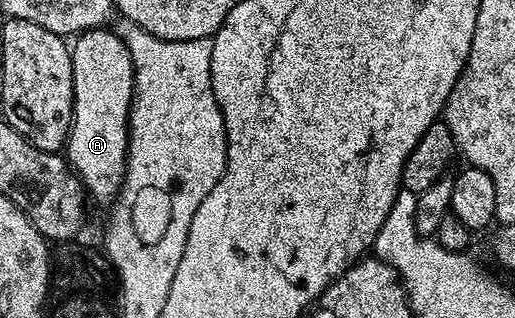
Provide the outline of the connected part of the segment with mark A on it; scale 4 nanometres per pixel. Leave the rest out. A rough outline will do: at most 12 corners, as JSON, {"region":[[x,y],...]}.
{"region":[[113,30],[73,40],[64,158],[109,204],[126,178],[132,57]]}

